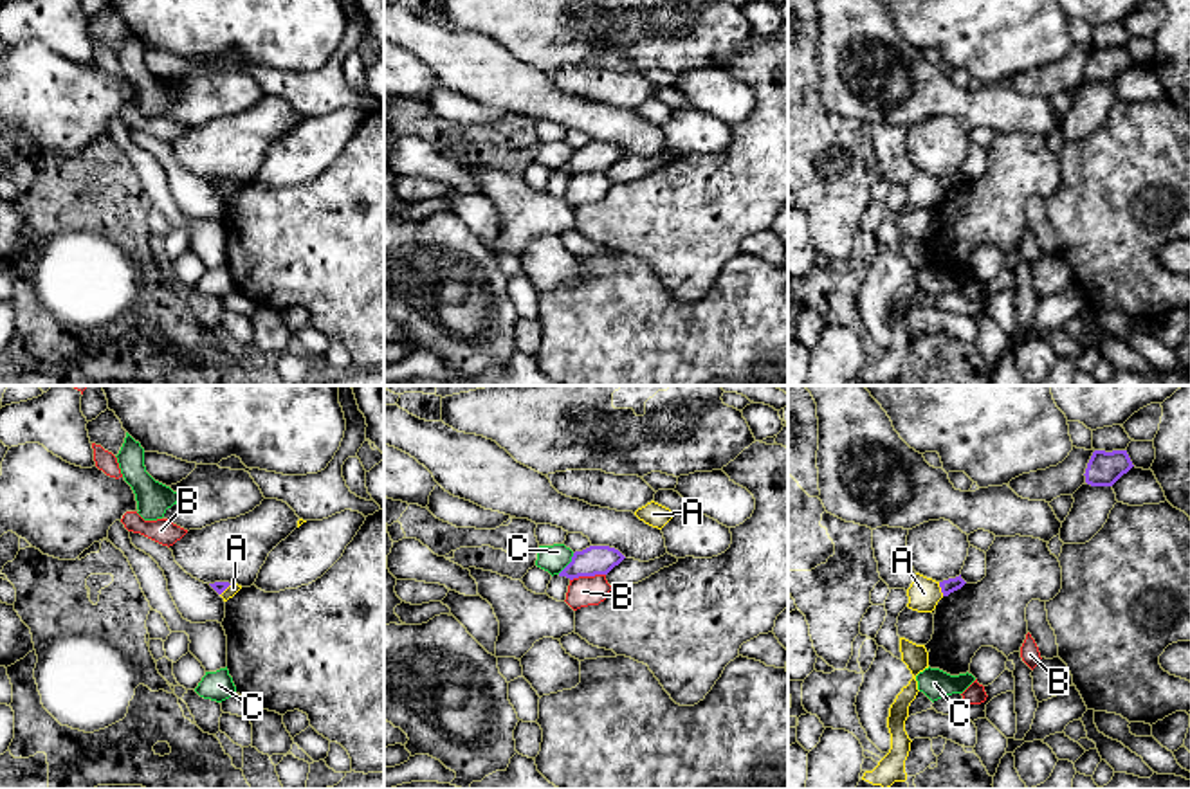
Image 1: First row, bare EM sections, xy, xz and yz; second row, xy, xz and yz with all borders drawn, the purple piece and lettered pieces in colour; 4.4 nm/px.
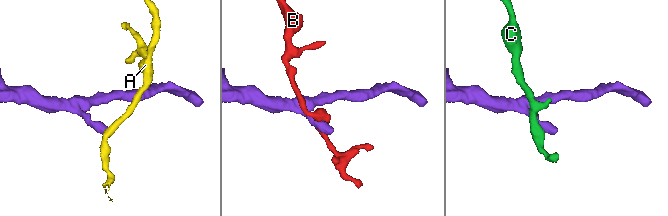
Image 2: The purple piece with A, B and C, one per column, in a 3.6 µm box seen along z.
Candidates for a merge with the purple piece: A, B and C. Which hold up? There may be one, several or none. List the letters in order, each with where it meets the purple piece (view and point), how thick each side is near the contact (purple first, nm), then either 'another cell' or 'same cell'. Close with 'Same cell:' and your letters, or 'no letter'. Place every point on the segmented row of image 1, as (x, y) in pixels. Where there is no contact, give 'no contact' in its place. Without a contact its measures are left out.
A: contact yz (942, 589); calibres 70 and 140 nm; another cell
B: contact xz (586, 575); calibres 130 and 140 nm; another cell
C: contact xz (568, 564); calibres 130 and 120 nm; another cell
Same cell: no letter

